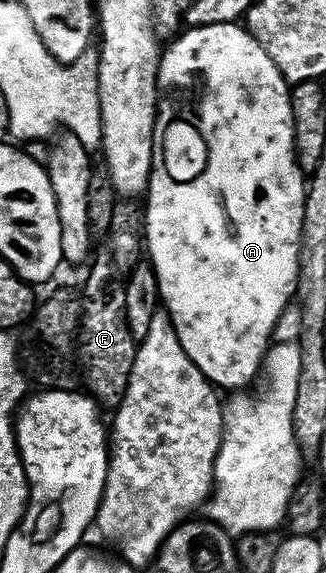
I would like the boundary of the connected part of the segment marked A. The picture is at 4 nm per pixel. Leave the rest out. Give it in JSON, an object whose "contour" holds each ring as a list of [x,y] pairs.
{"contour":[[[224,23],[224,24],[206,24],[198,27],[187,27],[187,32],[183,34],[179,40],[174,40],[170,45],[165,45],[164,51],[161,53],[158,61],[158,112],[154,115],[154,139],[157,141],[157,151],[154,153],[152,162],[150,163],[150,182],[148,191],[145,193],[144,201],[144,248],[148,253],[149,263],[154,266],[154,273],[158,279],[158,295],[161,303],[164,305],[165,311],[170,314],[170,321],[174,324],[174,332],[178,335],[178,341],[182,349],[188,354],[188,358],[192,358],[192,362],[205,374],[210,383],[219,389],[225,388],[246,388],[254,380],[254,375],[259,374],[264,364],[264,357],[267,349],[270,348],[272,341],[273,328],[277,324],[283,311],[287,305],[291,303],[292,297],[296,292],[296,251],[300,246],[300,238],[302,236],[302,219],[304,218],[304,202],[306,201],[306,185],[304,173],[298,167],[298,161],[294,159],[294,111],[290,105],[291,89],[288,82],[280,74],[280,70],[276,66],[276,62],[272,62],[272,58],[268,58],[266,51],[260,46],[260,42],[256,40],[252,33],[247,32],[241,23]]]}

